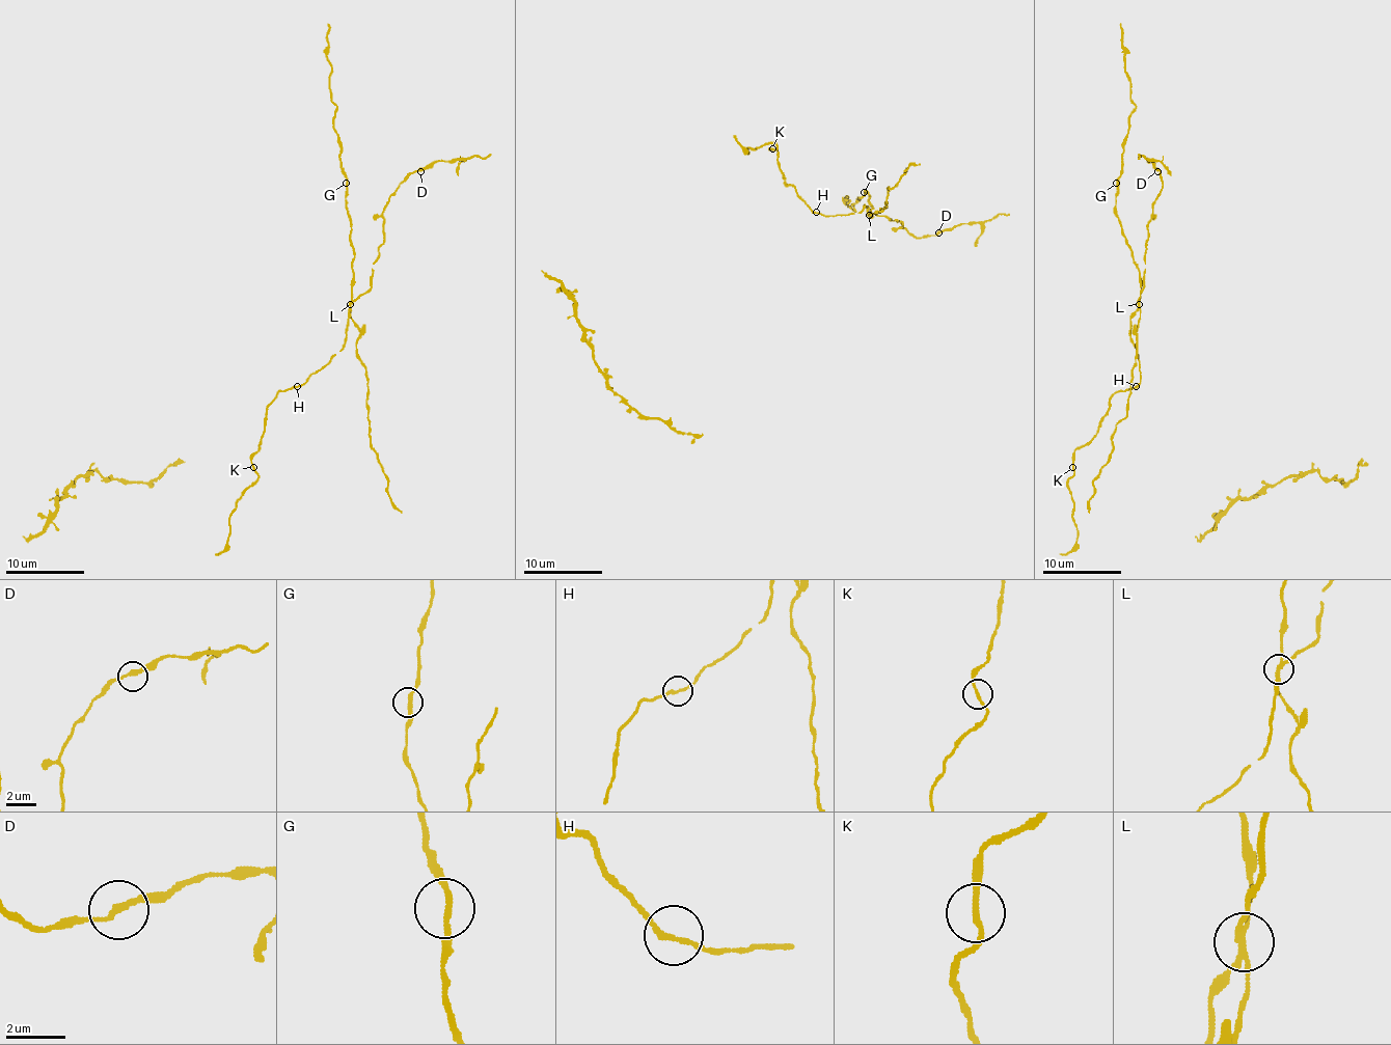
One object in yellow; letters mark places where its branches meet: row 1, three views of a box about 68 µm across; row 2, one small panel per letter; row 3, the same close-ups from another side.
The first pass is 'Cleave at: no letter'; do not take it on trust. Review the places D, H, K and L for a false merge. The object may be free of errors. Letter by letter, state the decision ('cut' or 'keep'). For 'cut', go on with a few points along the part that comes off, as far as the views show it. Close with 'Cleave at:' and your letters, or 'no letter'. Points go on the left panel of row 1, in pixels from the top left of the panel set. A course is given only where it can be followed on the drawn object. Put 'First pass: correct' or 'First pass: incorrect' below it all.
D: keep
H: keep
K: keep
L: cut; course (350, 304), (354, 271), (352, 220), (348, 212), (339, 139), (334, 128), (336, 106), (330, 97), (328, 24)
Cleave at: L
First pass: incorrect

